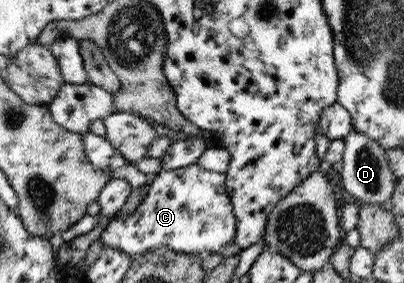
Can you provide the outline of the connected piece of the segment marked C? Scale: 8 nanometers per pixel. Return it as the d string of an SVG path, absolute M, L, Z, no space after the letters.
M197 163L186 165L171 171L158 172L151 185L147 187L144 199L130 214L121 218L117 215L102 231L99 241L104 246L118 248L130 257L139 256L144 252L166 246L172 251L198 255L204 259L209 253L220 253L225 245L233 242L235 233L235 218L232 215L233 206L229 203L228 195L224 188L225 175L213 173L199 167Z

